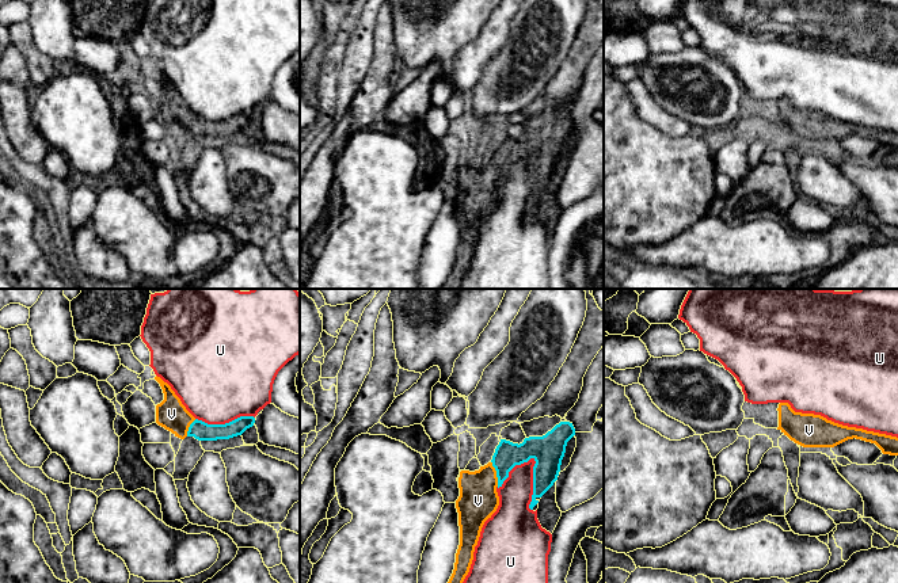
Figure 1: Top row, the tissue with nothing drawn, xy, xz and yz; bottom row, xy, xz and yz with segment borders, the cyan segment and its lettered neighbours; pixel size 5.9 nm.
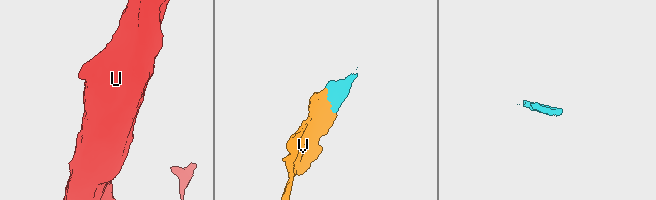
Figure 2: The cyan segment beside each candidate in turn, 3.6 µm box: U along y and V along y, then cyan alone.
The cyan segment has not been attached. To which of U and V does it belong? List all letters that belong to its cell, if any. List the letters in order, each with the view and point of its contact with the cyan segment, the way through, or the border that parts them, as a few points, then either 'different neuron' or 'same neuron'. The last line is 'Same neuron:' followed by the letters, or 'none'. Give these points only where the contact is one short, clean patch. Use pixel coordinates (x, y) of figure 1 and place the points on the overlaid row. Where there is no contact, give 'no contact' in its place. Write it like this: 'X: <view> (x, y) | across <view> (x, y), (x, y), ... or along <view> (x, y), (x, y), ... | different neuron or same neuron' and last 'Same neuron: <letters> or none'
U: xz (533, 484) | different neuron
V: xz (497, 473) | across xz (508, 454), (497, 473), (478, 492), (478, 500) | same neuron
Same neuron: V

